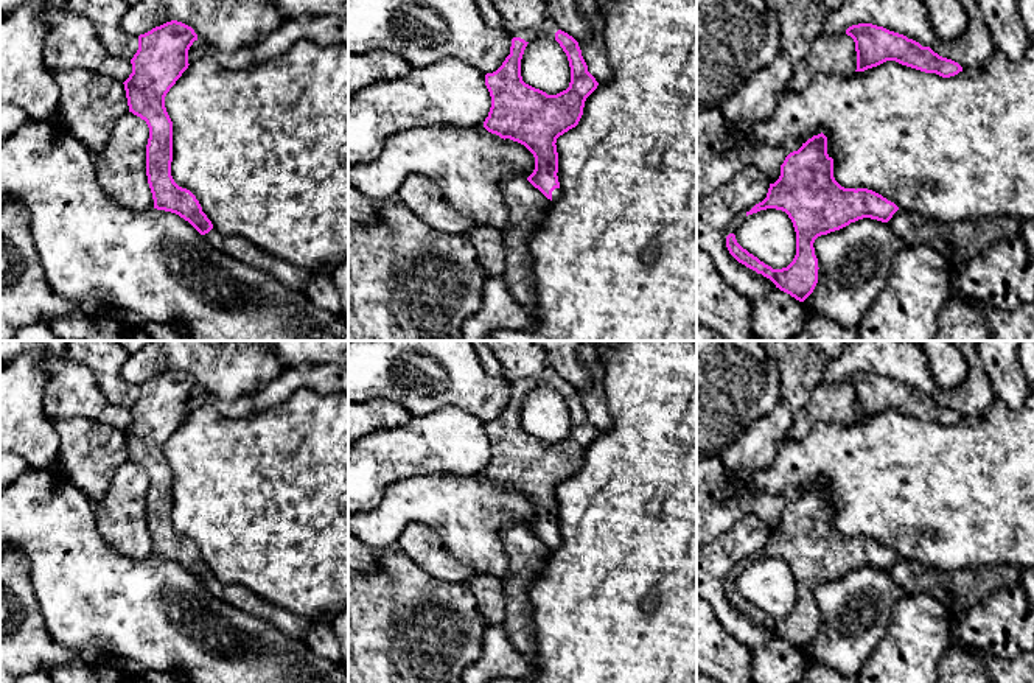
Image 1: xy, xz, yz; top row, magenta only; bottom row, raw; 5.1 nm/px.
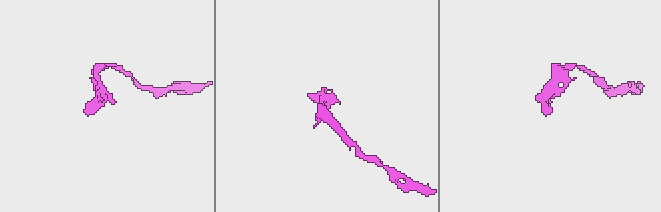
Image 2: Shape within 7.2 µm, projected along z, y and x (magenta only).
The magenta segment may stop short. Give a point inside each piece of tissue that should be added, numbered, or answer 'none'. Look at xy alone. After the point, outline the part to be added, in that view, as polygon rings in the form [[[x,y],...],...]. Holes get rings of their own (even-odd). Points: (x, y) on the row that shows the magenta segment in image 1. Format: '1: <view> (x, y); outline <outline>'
1: xy (294, 277); outline [[[215,227],[204,238],[218,250],[233,257],[243,263],[263,269],[277,277],[285,286],[303,291],[306,282],[314,272],[328,272],[328,268],[319,271],[306,271],[297,268],[278,257],[269,255],[257,249],[246,238],[229,238],[221,235]]]

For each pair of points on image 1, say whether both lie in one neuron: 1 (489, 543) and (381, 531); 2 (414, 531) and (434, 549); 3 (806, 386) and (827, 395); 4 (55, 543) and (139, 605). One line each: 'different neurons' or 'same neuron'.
1: same neuron
2: same neuron
3: different neurons
4: same neuron

